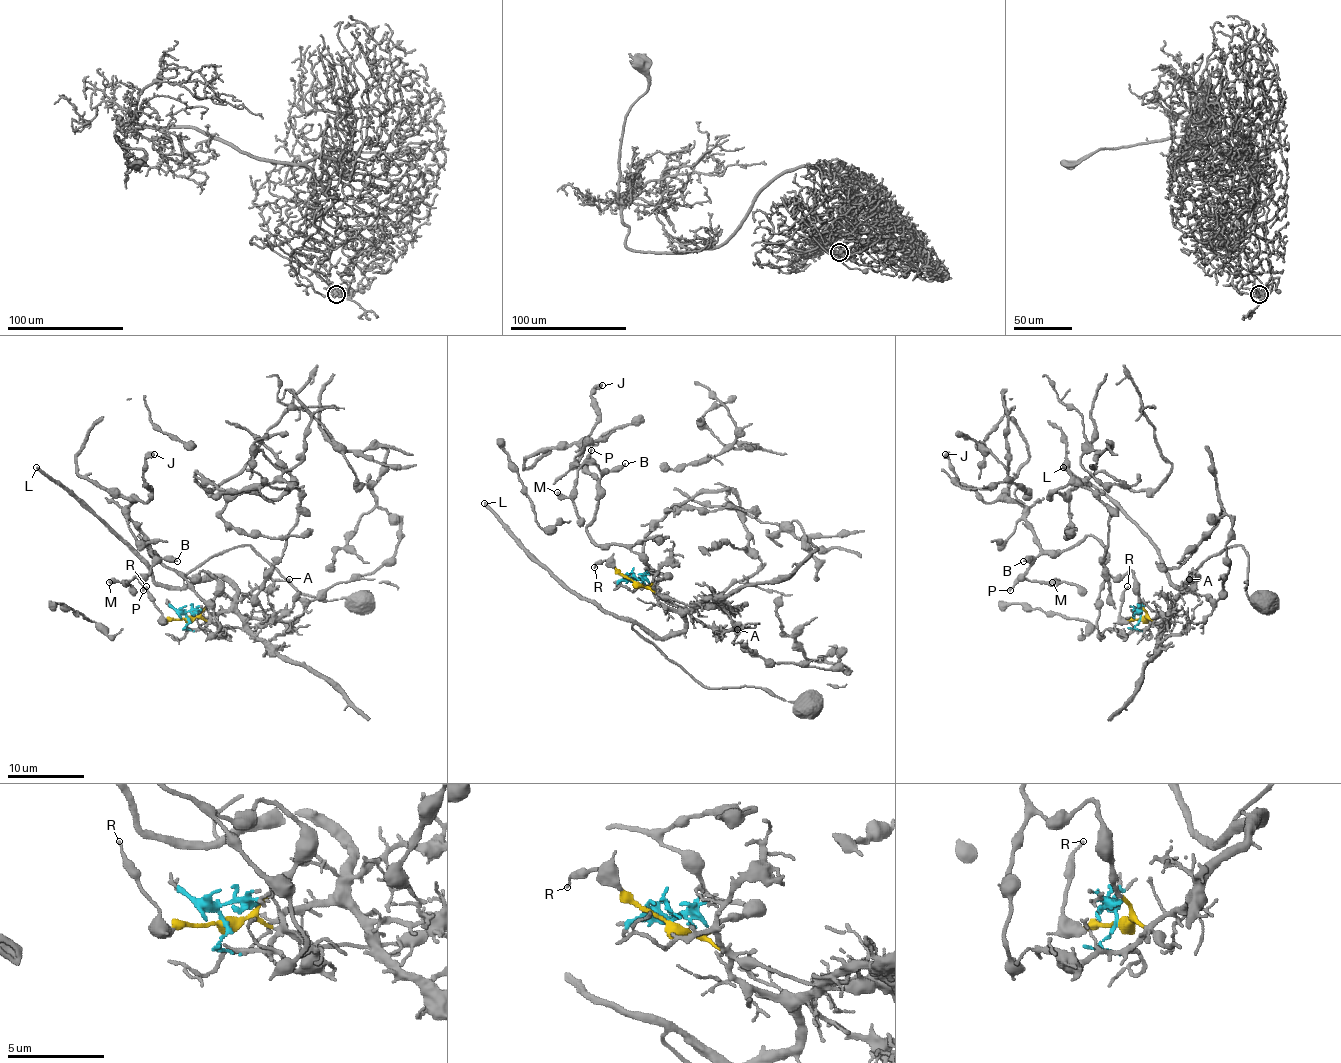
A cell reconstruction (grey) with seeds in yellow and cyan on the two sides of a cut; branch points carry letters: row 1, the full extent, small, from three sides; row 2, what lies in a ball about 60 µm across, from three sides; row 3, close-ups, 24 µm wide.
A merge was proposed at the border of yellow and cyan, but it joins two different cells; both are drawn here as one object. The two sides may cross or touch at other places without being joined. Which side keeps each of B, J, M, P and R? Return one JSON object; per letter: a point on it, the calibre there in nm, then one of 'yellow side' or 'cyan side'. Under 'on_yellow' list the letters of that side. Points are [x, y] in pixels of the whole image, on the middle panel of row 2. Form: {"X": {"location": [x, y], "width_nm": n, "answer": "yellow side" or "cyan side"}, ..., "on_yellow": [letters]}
{"B": {"location": [625, 463], "width_nm": 360, "answer": "yellow side"}, "J": {"location": [602, 385], "width_nm": 420, "answer": "yellow side"}, "M": {"location": [557, 492], "width_nm": 440, "answer": "yellow side"}, "P": {"location": [591, 450], "width_nm": 130, "answer": "yellow side"}, "R": {"location": [594, 567], "width_nm": 110, "answer": "yellow side"}, "on_yellow": ["B", "J", "M", "P", "R"]}

